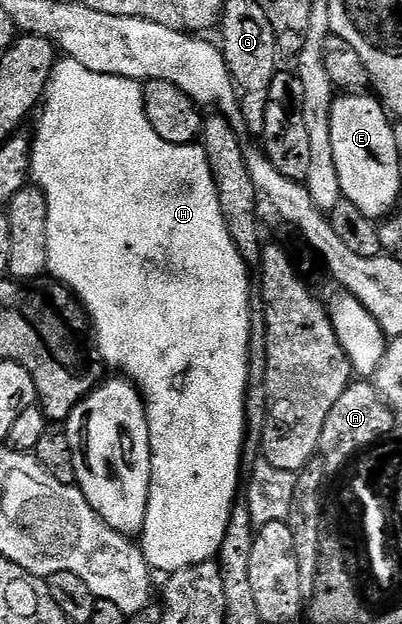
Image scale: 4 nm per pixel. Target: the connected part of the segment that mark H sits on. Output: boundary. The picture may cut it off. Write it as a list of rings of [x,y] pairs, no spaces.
[[[62,56],[54,64],[54,71],[50,77],[50,83],[46,85],[45,95],[40,103],[42,115],[38,118],[38,127],[32,133],[32,145],[30,147],[30,178],[33,185],[42,191],[48,204],[48,264],[46,269],[49,277],[59,278],[57,281],[61,285],[67,286],[74,293],[74,297],[82,303],[83,310],[88,315],[89,325],[92,327],[92,338],[96,343],[97,357],[101,358],[107,367],[115,366],[119,375],[125,376],[129,381],[135,383],[146,403],[146,419],[148,420],[148,432],[150,433],[150,463],[152,472],[150,473],[150,495],[148,496],[148,512],[144,520],[144,528],[140,535],[140,549],[142,555],[146,558],[146,564],[151,571],[166,570],[173,572],[175,570],[186,569],[190,565],[198,565],[201,562],[209,562],[217,555],[221,548],[221,542],[225,538],[226,529],[229,526],[230,514],[236,505],[234,497],[238,494],[238,477],[242,474],[244,468],[243,446],[246,442],[246,418],[245,418],[245,396],[247,386],[249,385],[249,330],[250,330],[250,296],[252,287],[250,287],[250,274],[247,262],[241,258],[232,236],[228,232],[228,224],[224,220],[224,212],[220,212],[220,200],[216,192],[216,184],[212,180],[212,172],[208,168],[208,156],[200,144],[191,144],[181,146],[180,144],[168,144],[168,140],[160,140],[148,124],[148,116],[144,112],[144,102],[142,100],[142,86],[135,79],[121,78],[120,76],[108,76],[100,72],[88,72],[84,64],[76,64],[76,60]]]

